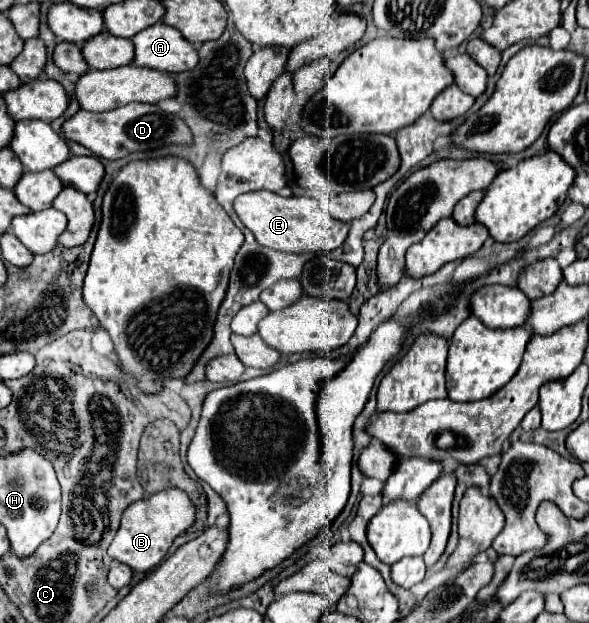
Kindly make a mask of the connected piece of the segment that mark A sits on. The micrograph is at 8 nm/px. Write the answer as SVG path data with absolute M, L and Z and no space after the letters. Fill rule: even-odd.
M158 22L132 38L136 46L134 64L170 74L192 70L198 62L198 52L172 26Z

